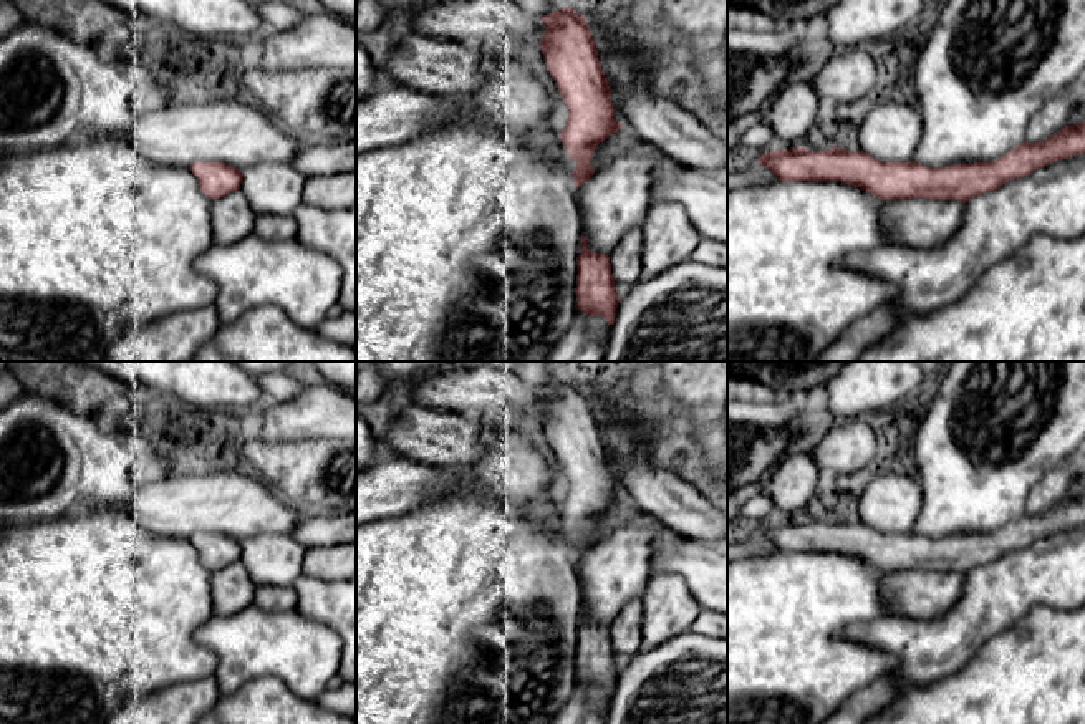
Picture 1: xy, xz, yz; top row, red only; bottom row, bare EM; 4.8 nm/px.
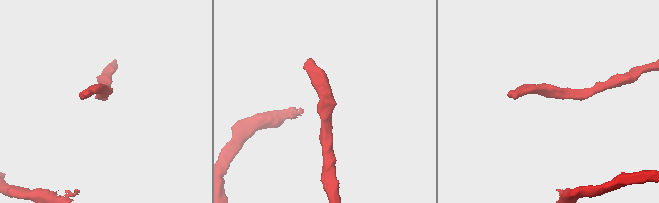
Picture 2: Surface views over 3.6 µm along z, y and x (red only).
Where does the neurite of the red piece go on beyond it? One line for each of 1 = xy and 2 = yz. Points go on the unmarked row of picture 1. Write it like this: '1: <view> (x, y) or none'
1: none
2: none

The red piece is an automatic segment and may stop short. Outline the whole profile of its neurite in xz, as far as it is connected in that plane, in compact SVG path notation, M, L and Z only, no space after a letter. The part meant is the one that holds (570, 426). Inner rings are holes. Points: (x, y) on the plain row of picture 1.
M565 378L542 386L542 393L538 418L568 482L558 507L567 527L576 533L571 548L578 558L595 545L590 538L595 519L623 497L615 492L611 462L585 388Z

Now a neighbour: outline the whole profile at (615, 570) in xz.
M656 517L633 520L575 558L591 625L610 626L628 601L643 600L651 573L651 542L659 527Z

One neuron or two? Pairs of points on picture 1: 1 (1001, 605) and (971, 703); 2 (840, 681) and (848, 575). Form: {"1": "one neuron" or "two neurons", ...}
{"1": "two neurons", "2": "one neuron"}

